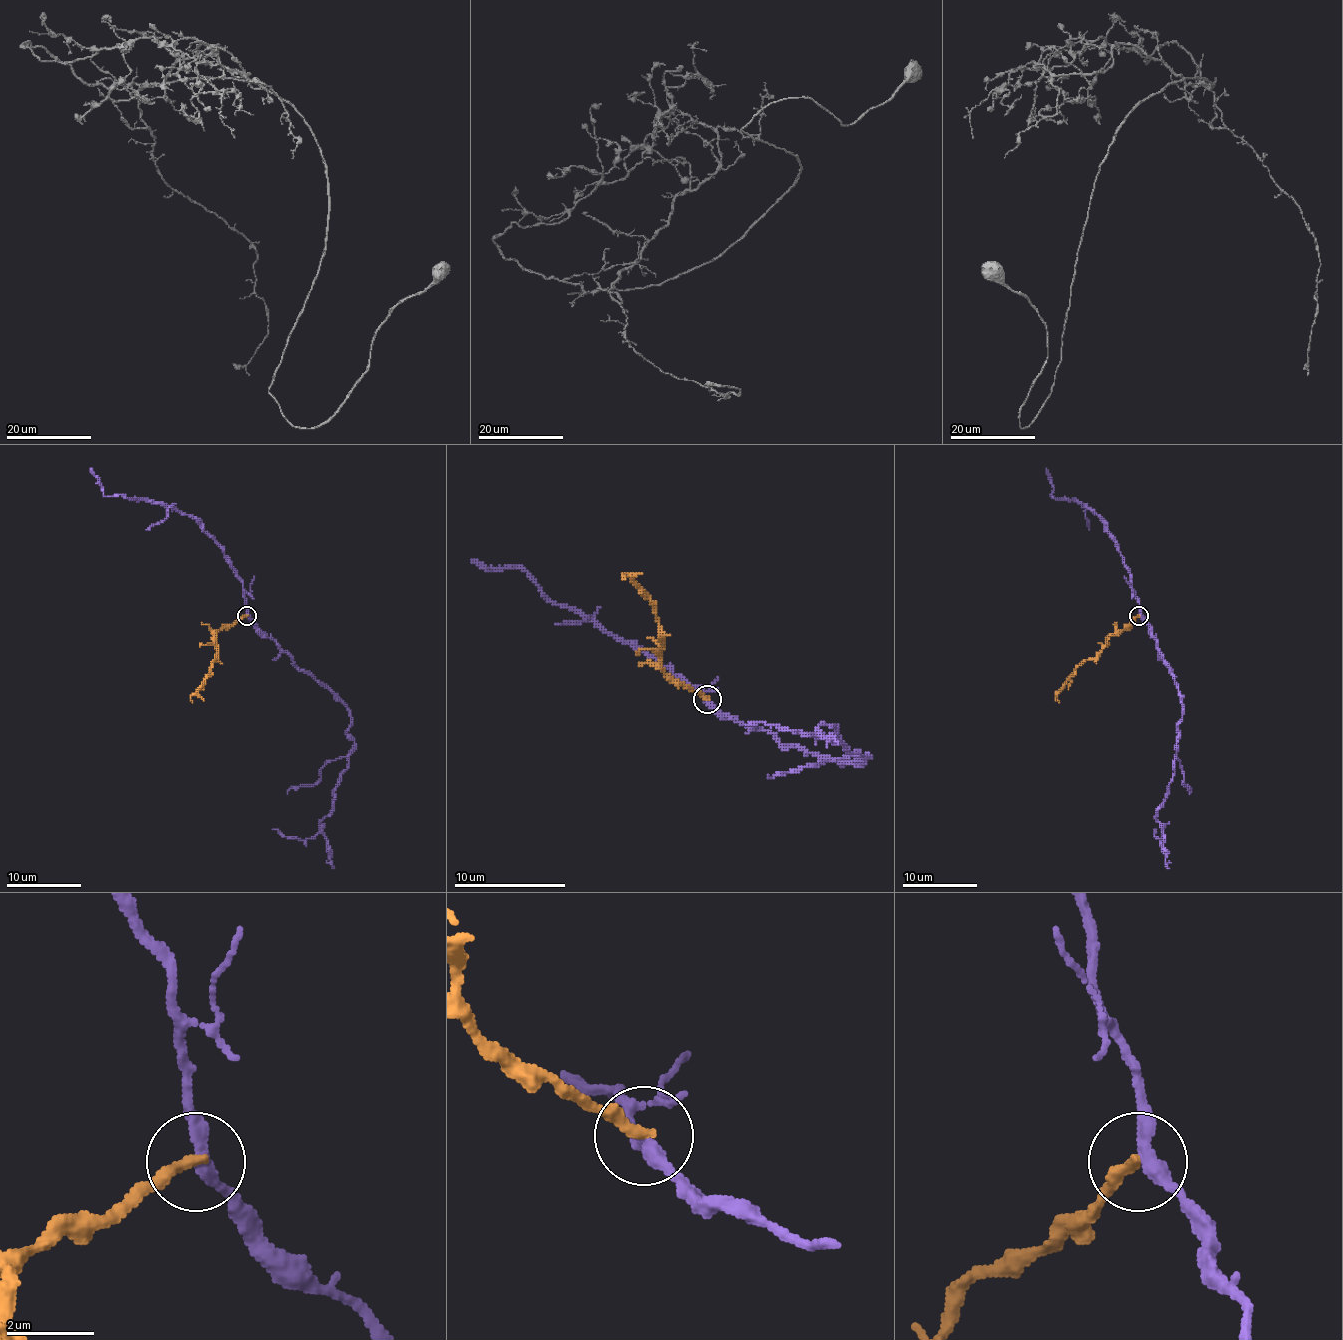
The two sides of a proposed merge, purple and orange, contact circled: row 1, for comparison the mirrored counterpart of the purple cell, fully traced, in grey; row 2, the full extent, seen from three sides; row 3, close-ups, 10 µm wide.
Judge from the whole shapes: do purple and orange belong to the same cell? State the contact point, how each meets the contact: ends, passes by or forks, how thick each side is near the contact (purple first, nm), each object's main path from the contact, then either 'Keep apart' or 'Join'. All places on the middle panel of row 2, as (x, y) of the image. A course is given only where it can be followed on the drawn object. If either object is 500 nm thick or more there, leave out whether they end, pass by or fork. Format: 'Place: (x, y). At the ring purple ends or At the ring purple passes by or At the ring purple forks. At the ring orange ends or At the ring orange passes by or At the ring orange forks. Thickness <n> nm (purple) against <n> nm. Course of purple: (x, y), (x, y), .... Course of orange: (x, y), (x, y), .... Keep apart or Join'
Place: (707, 699). At the ring purple passes by. At the ring orange ends. Thickness 320 nm (purple) against 280 nm. Course of purple: (706, 699), (782, 744), (838, 761), (863, 764), (857, 758), (868, 755), (826, 724), (818, 733), (745, 724). Course of orange: (706, 699), (675, 682), (661, 666), (661, 635), (656, 607), (628, 576), (622, 576), (625, 579). Keep apart

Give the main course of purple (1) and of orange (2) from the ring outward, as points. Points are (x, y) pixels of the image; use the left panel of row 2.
1: (246, 615), (334, 695), (350, 717), (347, 734), (354, 742), (321, 831), (298, 840), (272, 829)
2: (246, 615), (226, 624), (216, 634), (216, 656), (211, 675), (190, 697), (192, 702)

